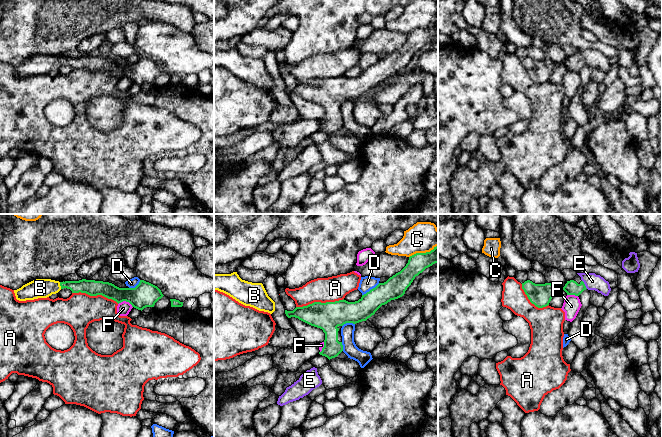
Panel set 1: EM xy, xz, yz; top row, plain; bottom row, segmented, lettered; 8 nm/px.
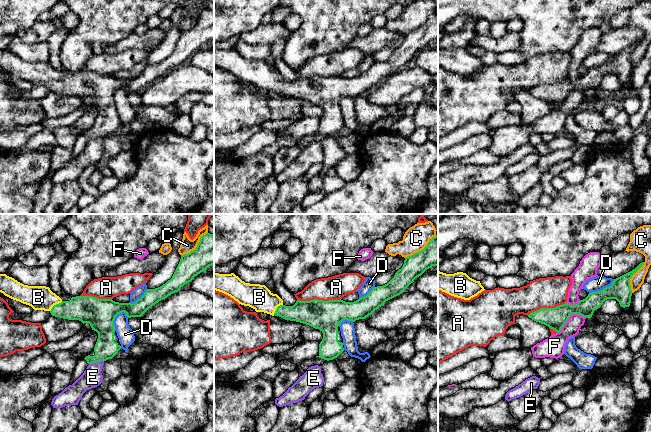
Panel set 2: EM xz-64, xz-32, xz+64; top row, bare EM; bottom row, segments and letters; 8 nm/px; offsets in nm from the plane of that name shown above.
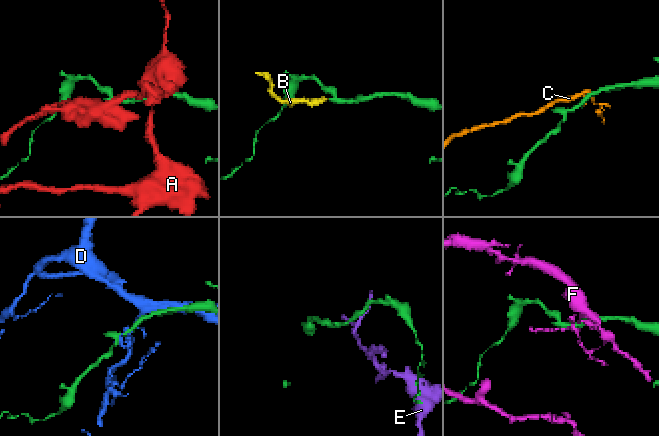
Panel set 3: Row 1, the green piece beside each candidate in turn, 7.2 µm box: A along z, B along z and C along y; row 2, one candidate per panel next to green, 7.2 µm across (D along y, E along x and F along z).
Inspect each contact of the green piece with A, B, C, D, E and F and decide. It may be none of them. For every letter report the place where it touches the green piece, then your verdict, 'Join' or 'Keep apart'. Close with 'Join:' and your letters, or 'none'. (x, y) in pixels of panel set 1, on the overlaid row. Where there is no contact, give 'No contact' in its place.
A: Touches green at xz (319, 302). Keep apart
B: Touches green at xy (60, 285). Join
C: Touches green at xz (423, 253). Keep apart
D: Touches green at xz (371, 289). Keep apart
E: Touches green at yz (584, 284). Keep apart
F: Touches green at xy (126, 301). Keep apart
Join: B

